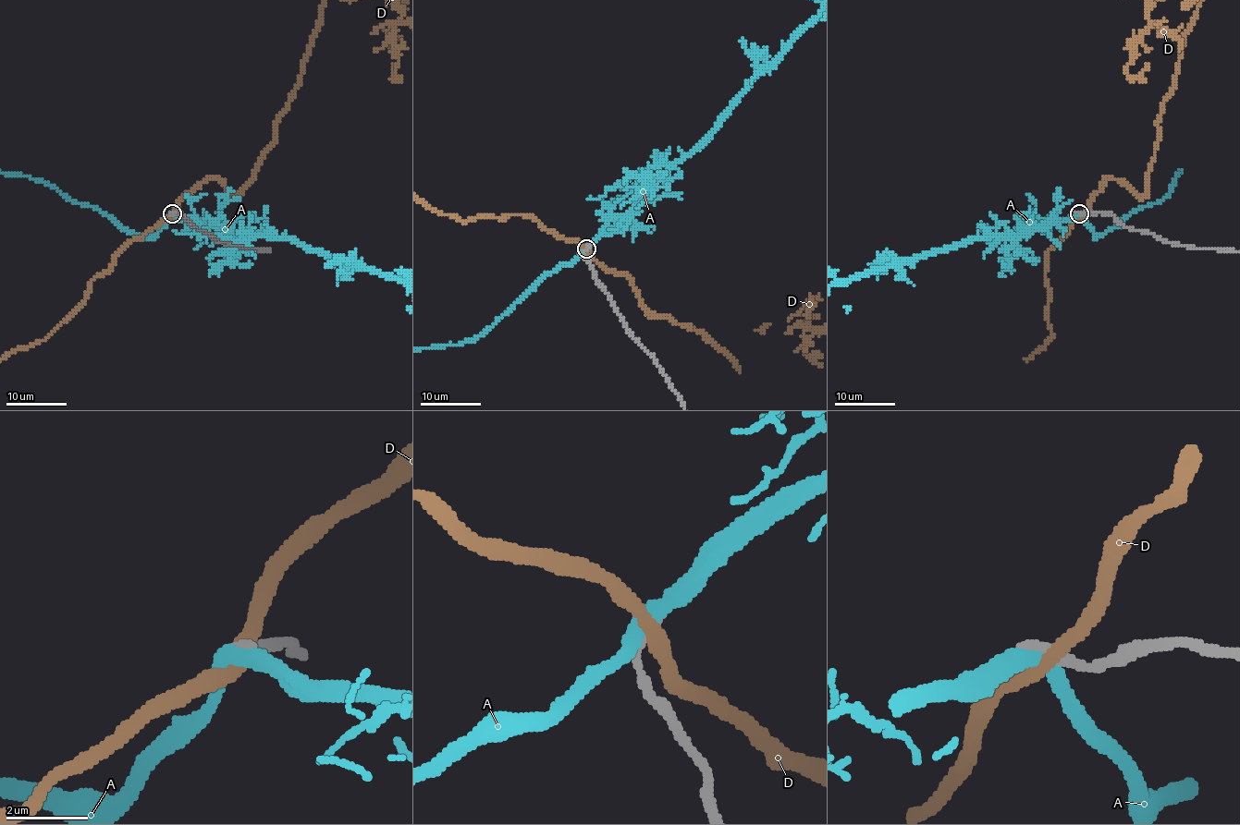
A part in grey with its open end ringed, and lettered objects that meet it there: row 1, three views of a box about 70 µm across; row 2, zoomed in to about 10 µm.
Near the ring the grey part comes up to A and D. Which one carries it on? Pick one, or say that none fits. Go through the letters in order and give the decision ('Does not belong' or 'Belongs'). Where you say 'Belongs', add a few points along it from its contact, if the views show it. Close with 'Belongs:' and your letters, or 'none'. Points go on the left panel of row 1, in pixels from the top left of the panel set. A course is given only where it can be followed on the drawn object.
A: Belongs
D: Does not belong
Belongs: A

